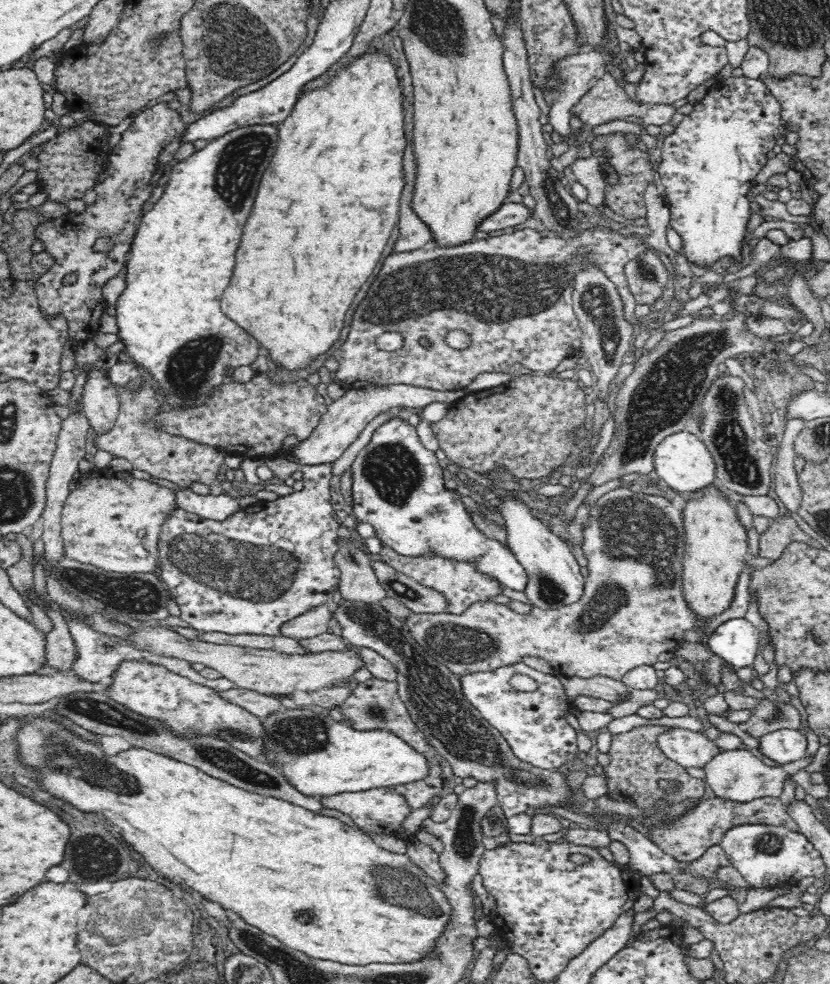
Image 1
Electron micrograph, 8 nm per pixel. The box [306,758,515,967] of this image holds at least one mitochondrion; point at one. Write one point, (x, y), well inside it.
(409, 884)

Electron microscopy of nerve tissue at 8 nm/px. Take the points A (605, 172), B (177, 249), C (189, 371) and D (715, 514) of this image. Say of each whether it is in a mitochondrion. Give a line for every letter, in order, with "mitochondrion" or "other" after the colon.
A: other
B: other
C: mitochondrion
D: other

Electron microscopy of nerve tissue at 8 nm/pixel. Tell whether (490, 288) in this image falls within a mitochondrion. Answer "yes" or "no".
yes

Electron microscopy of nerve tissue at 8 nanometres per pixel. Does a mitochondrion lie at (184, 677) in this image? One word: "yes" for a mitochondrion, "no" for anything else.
no

